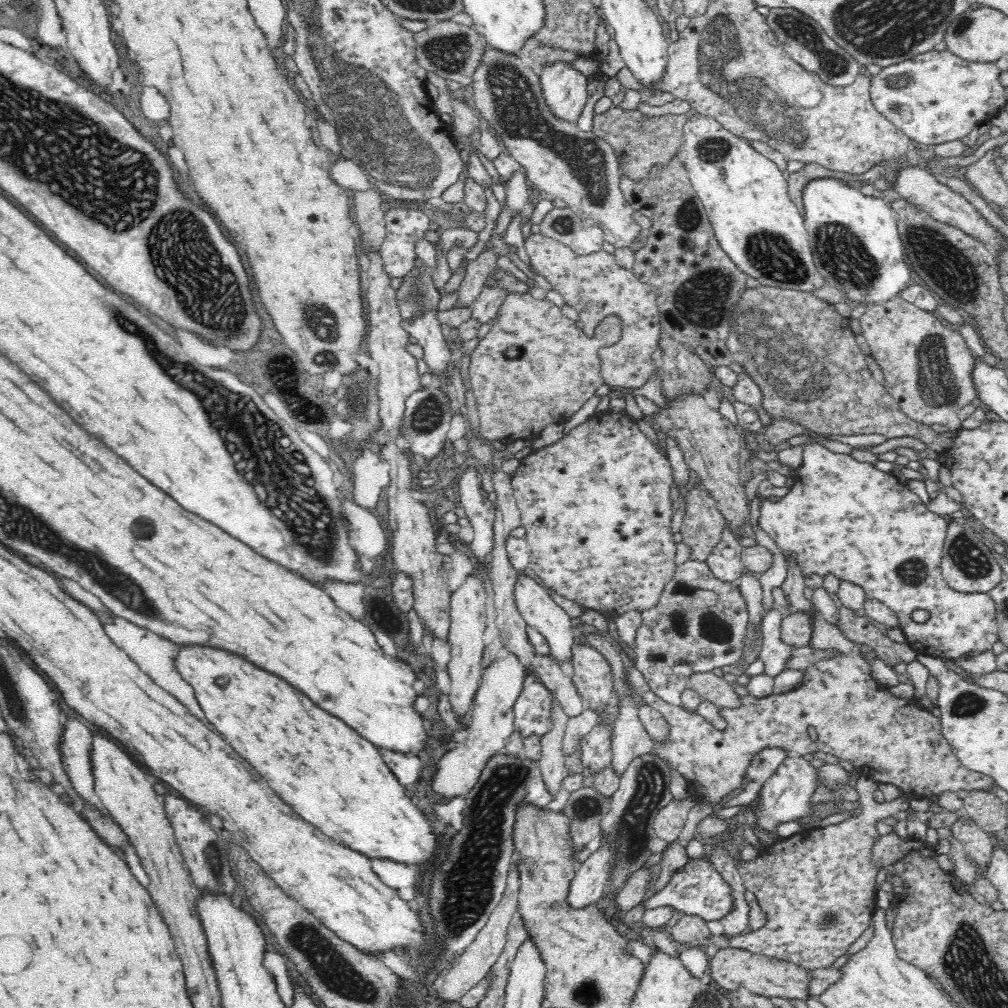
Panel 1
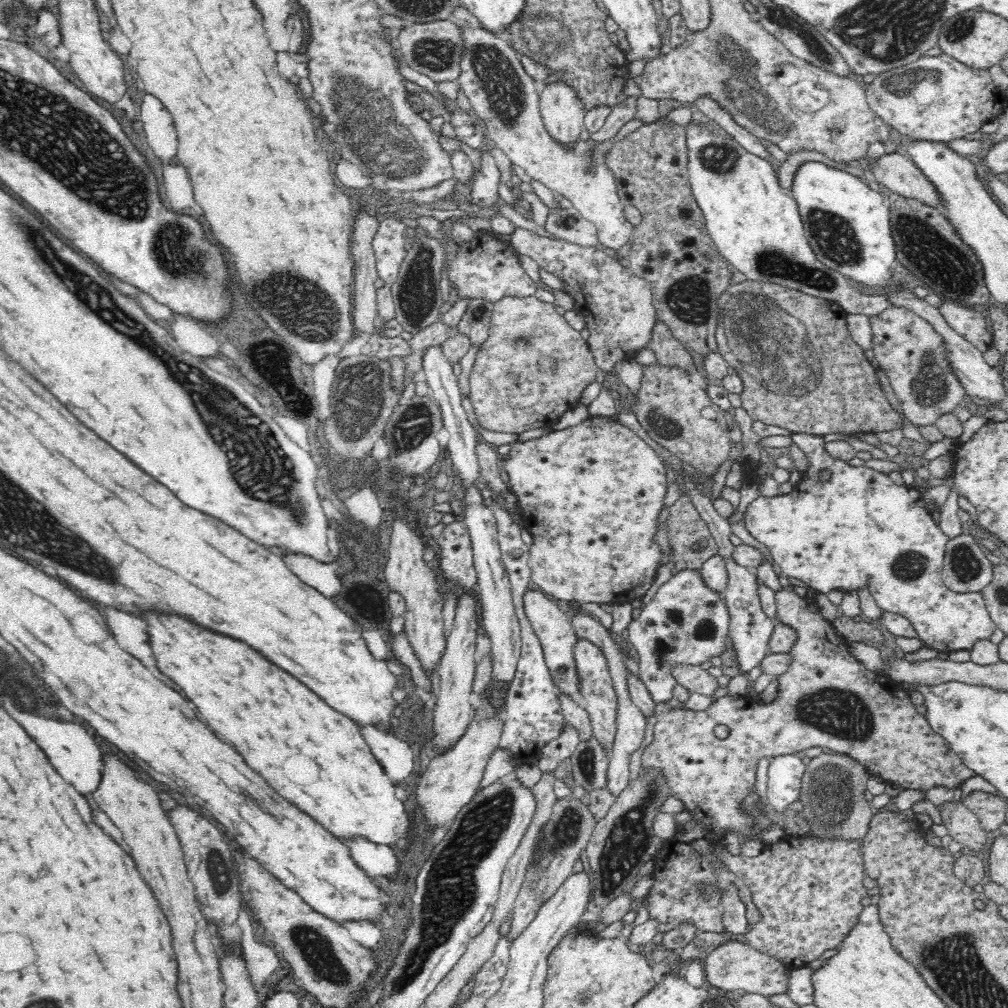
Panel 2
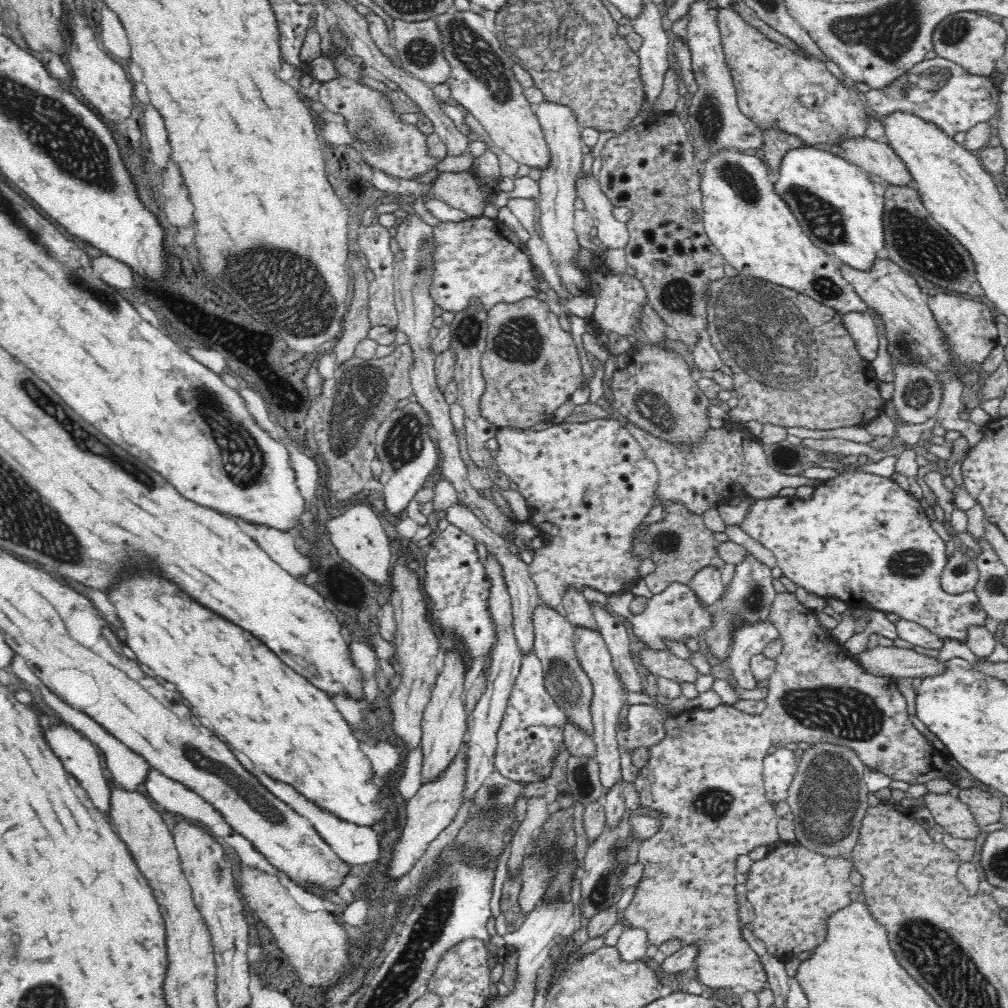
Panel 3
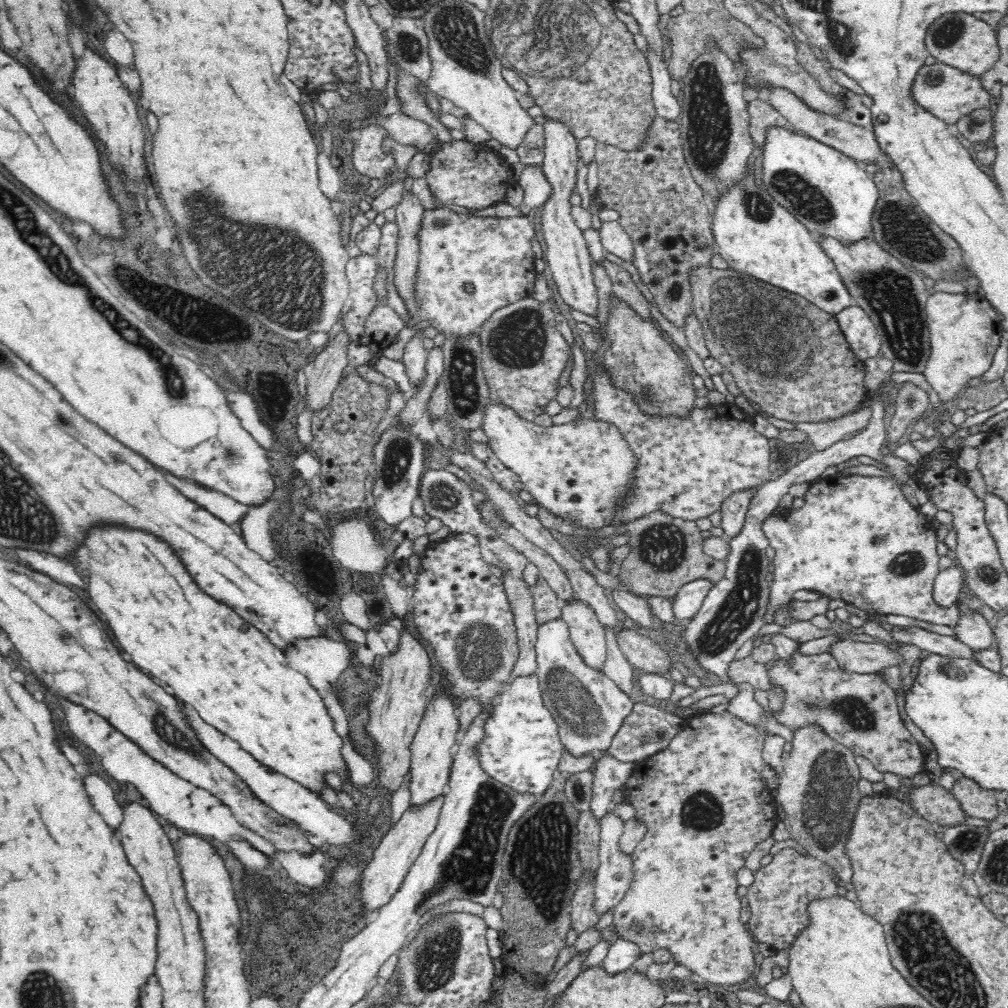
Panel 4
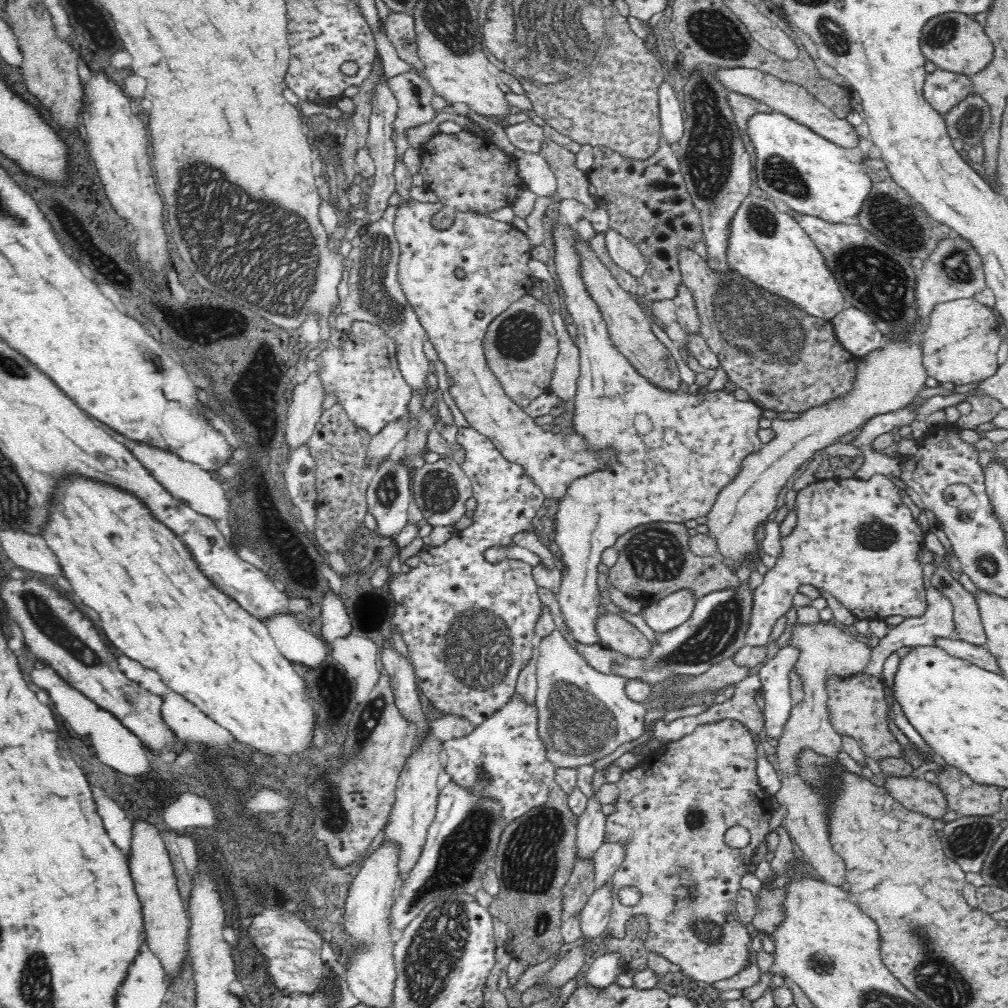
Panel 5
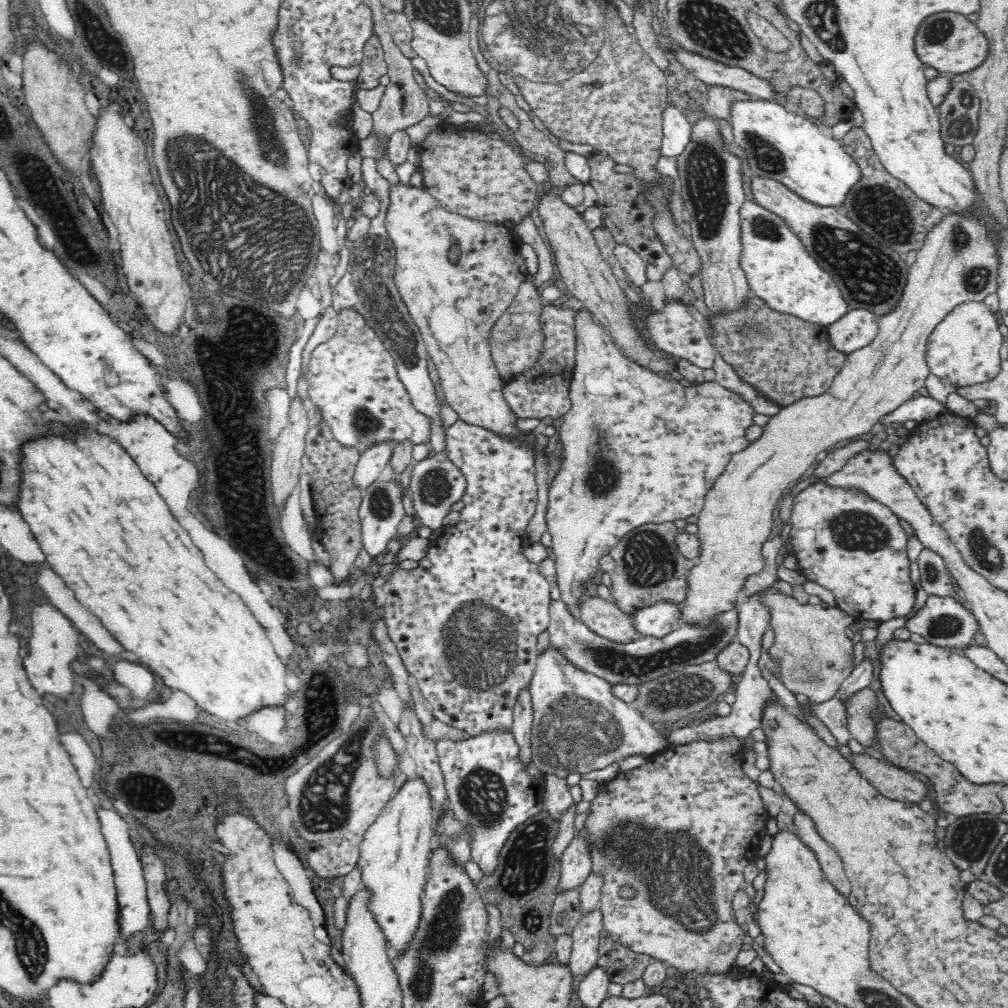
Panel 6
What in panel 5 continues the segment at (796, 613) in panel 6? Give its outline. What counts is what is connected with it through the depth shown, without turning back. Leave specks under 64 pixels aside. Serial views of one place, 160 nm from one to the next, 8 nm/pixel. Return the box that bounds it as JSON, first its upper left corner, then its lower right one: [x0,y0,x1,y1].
[776,621,872,888]

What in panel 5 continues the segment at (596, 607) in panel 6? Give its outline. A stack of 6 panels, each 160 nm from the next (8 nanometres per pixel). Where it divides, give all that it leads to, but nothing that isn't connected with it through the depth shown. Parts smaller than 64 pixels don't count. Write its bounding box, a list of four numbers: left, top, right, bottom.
[596,612,652,660]

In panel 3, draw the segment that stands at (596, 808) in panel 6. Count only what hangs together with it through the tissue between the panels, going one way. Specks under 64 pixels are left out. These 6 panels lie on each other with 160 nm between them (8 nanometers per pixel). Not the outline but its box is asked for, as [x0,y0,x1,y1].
[622,593,958,993]

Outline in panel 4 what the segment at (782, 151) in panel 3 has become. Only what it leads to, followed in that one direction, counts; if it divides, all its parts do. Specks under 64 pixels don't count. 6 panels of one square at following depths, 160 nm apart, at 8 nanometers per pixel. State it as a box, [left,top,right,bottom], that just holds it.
[748,97,801,148]

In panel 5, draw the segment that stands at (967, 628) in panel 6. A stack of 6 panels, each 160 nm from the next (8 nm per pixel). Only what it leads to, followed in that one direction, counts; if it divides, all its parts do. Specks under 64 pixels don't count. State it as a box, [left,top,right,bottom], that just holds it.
[864,585,954,675]

